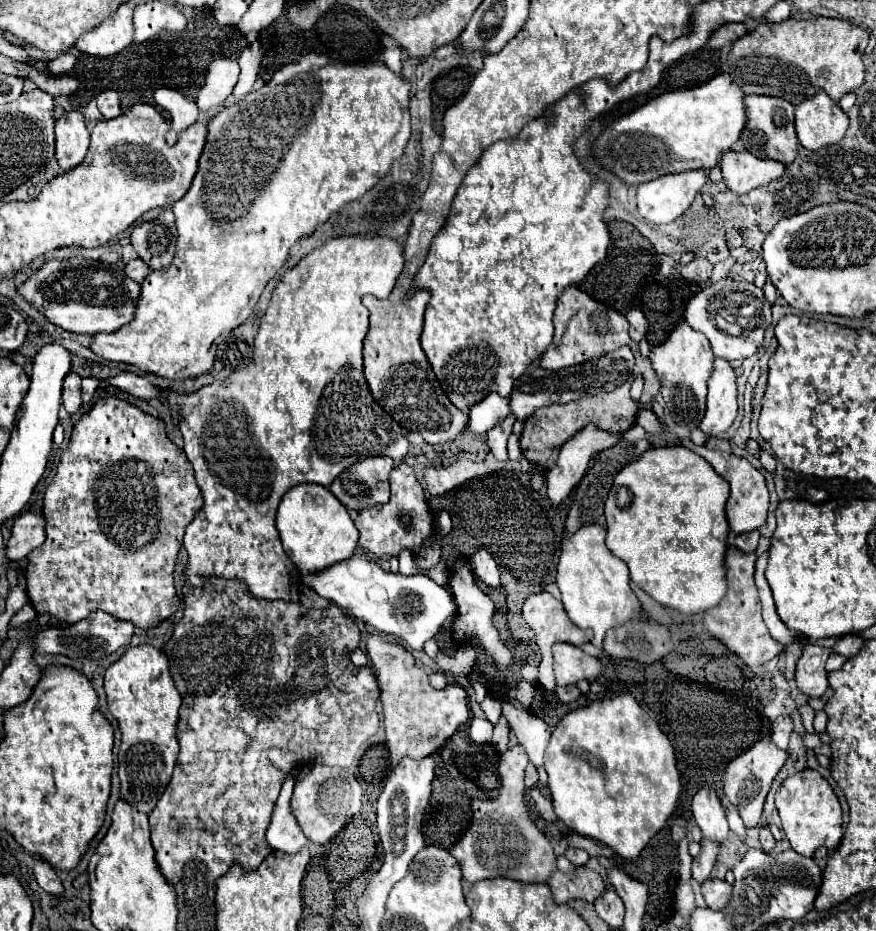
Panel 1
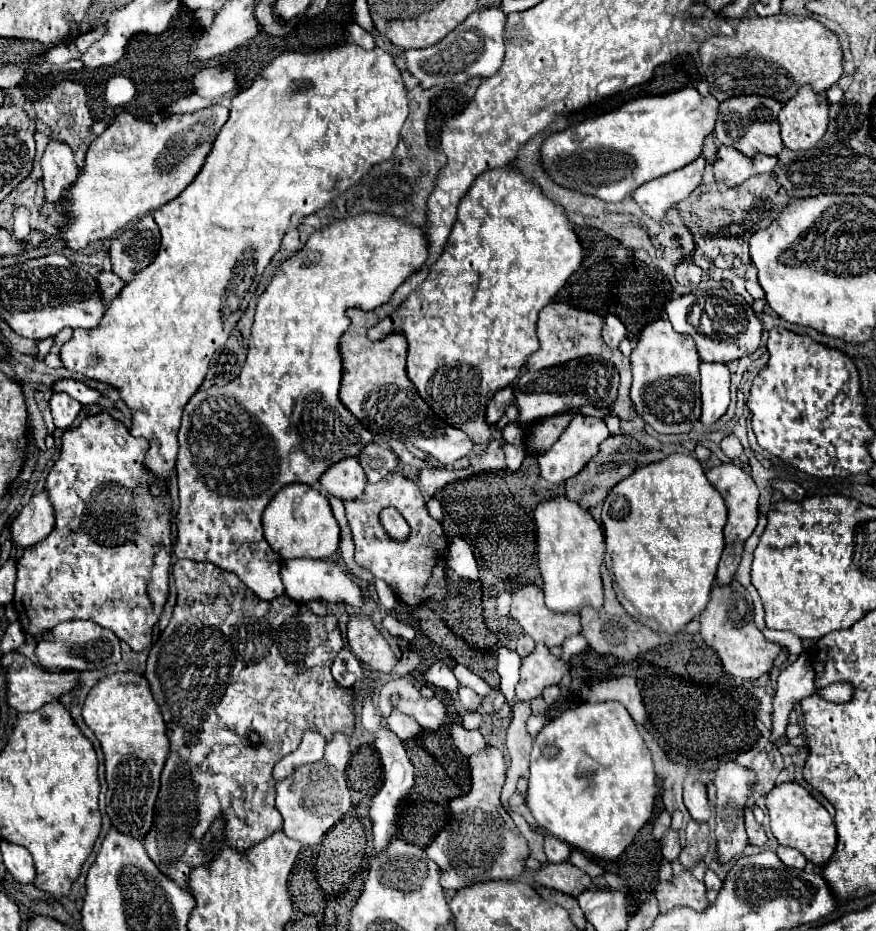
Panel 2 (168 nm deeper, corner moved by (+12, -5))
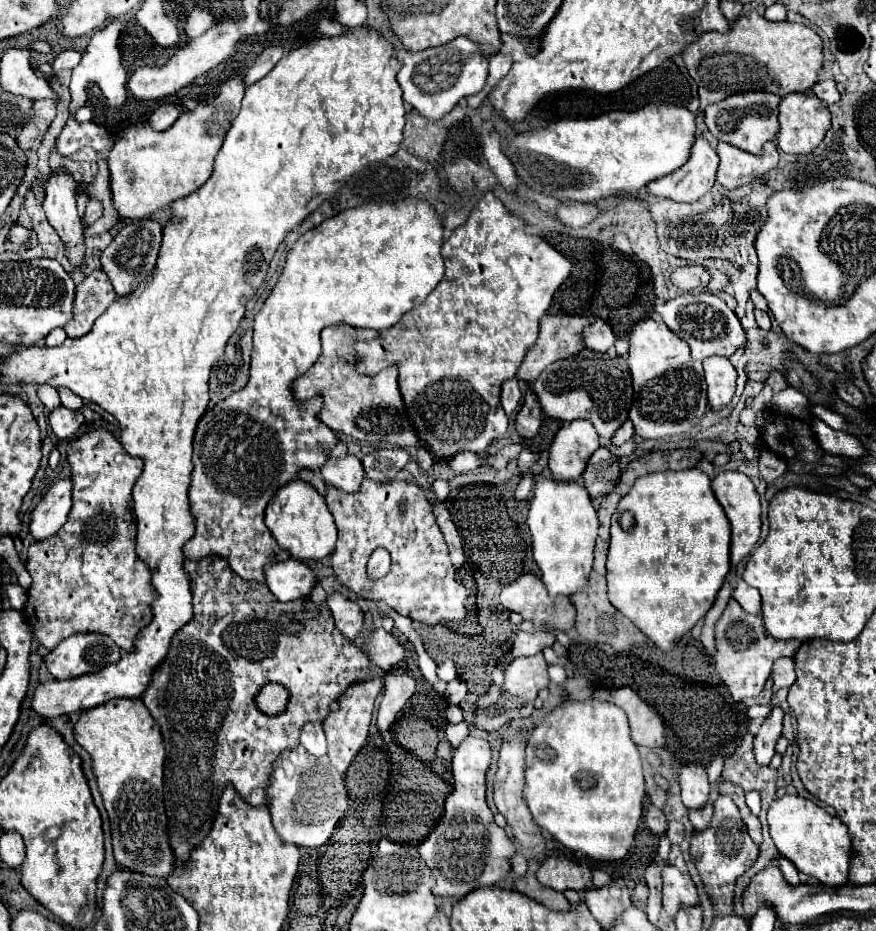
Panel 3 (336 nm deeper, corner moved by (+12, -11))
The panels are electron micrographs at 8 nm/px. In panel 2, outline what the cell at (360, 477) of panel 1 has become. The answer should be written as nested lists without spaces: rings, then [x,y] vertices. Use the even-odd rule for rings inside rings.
[[[356,458],[340,460],[338,464],[334,464],[334,468],[328,468],[320,480],[320,486],[326,494],[338,496],[342,500],[354,500],[362,496],[366,484],[366,474]]]

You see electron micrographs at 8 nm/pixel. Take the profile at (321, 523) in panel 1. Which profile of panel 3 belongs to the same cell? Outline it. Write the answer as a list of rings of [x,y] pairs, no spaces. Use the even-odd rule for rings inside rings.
[[[302,480],[288,482],[270,500],[270,506],[266,506],[266,526],[272,538],[278,542],[278,546],[286,550],[294,560],[300,560],[300,562],[322,560],[330,556],[338,540],[338,530],[324,502],[324,496],[318,494],[310,484]]]

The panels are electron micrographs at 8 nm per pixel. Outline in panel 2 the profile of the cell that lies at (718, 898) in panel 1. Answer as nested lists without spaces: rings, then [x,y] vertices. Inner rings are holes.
[[[690,870],[672,876],[672,880],[668,882],[658,880],[656,896],[660,902],[660,912],[670,912],[672,908],[678,906],[686,906],[686,908],[694,908],[696,912],[702,912],[708,904],[704,882],[696,880]]]

